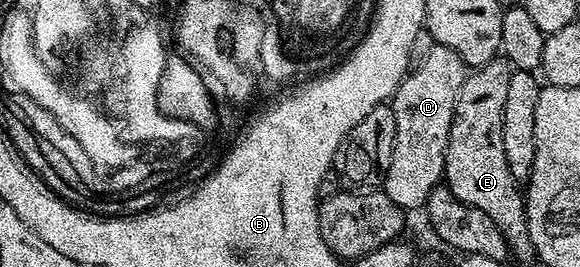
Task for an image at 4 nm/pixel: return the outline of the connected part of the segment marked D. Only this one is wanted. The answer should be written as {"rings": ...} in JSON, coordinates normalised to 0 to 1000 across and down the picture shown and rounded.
{"rings":[[[747,165],[743,191],[736,191],[736,221],[721,258],[710,262],[691,300],[691,318],[674,367],[674,404],[681,431],[681,551],[674,581],[674,610],[664,644],[660,719],[671,734],[674,760],[700,790],[724,787],[733,749],[743,730],[747,708],[762,689],[767,659],[767,569],[771,566],[771,521],[778,491],[778,446],[784,431],[784,386],[791,371],[791,341],[798,326],[805,285],[805,247],[778,176],[764,176]]]}

